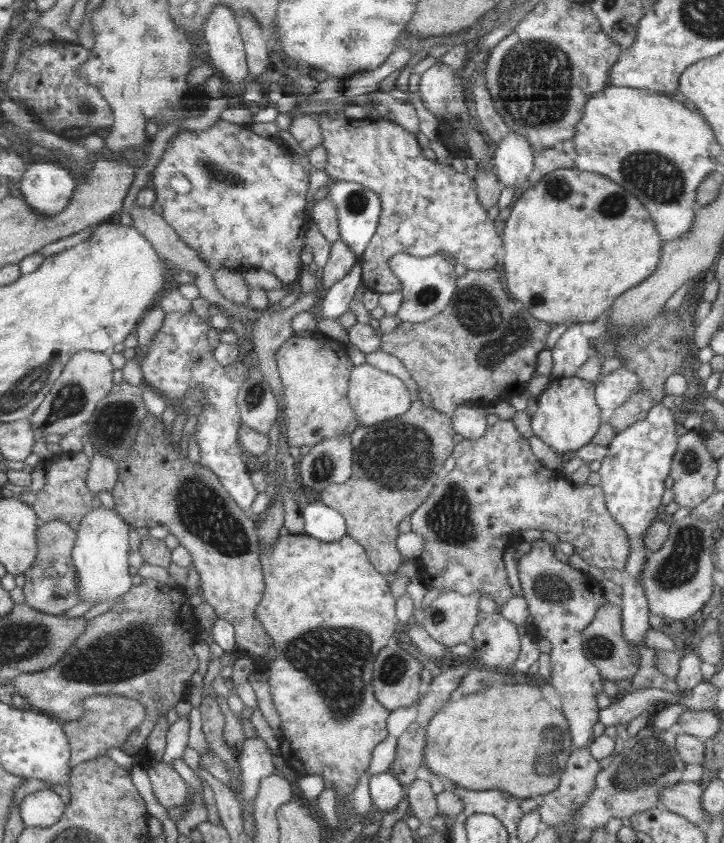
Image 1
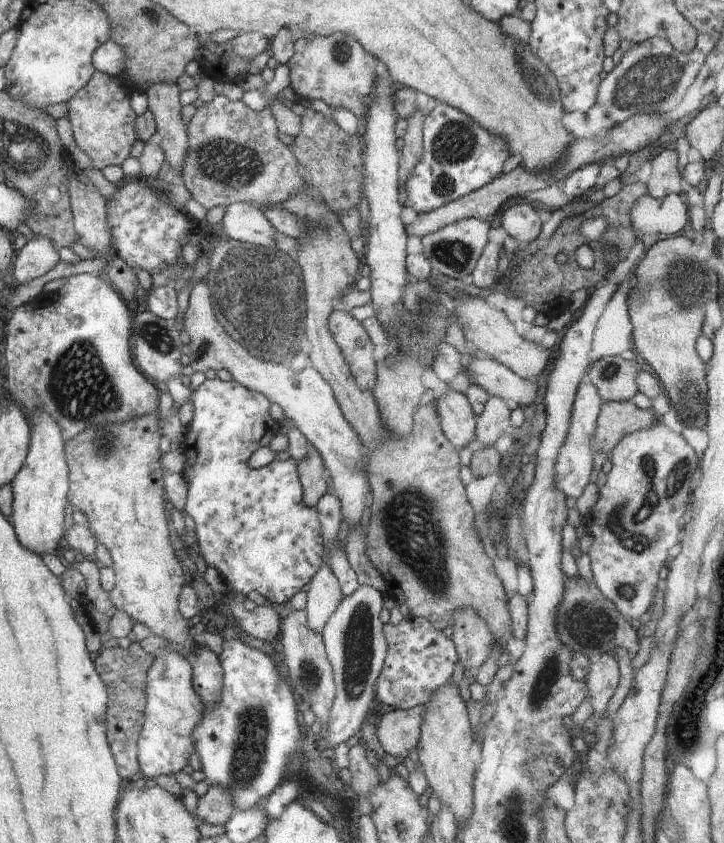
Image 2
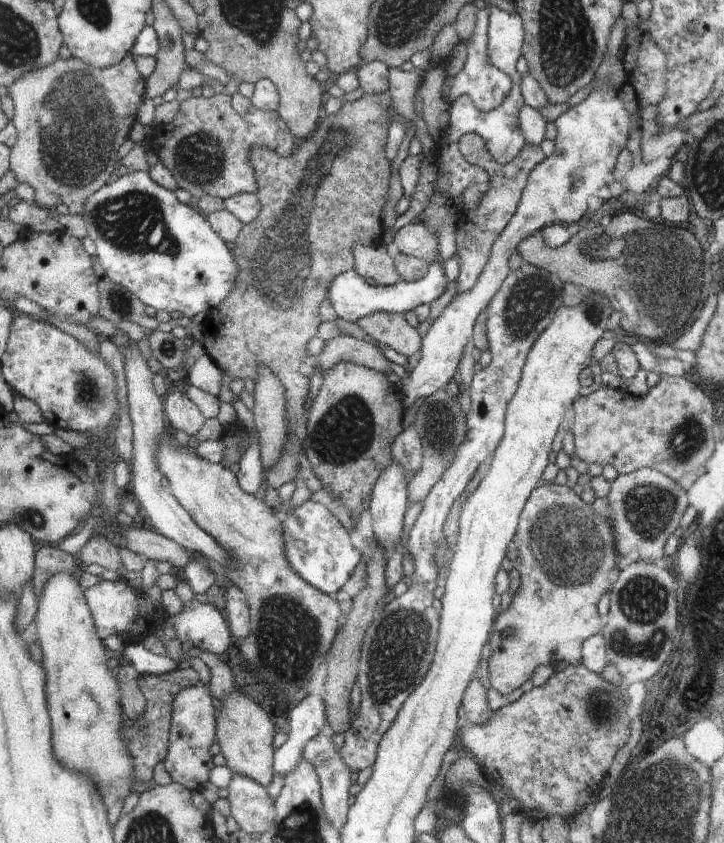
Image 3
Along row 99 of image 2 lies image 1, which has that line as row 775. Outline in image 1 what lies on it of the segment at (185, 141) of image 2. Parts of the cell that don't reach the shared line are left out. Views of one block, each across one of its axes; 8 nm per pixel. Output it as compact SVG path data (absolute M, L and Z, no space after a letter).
M165 763L150 766L148 777L156 800L162 807L168 810L186 804L190 788L172 766Z

